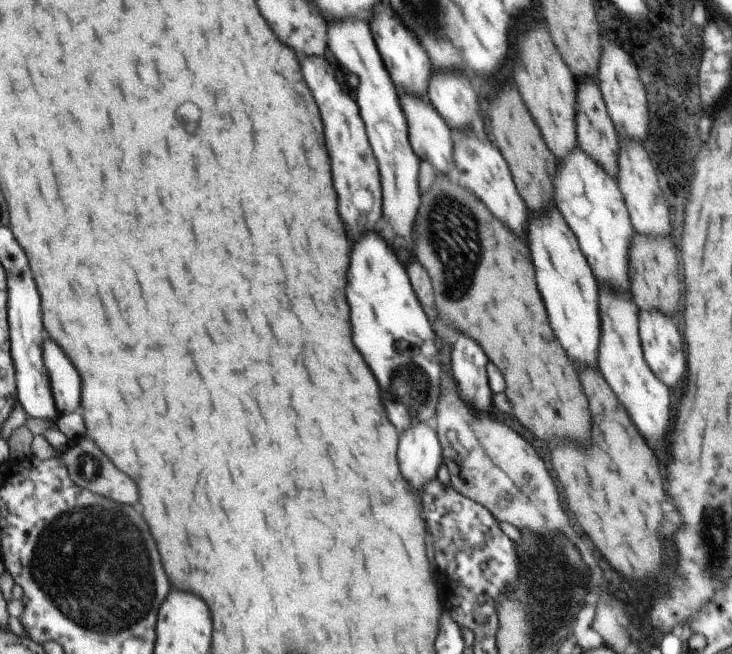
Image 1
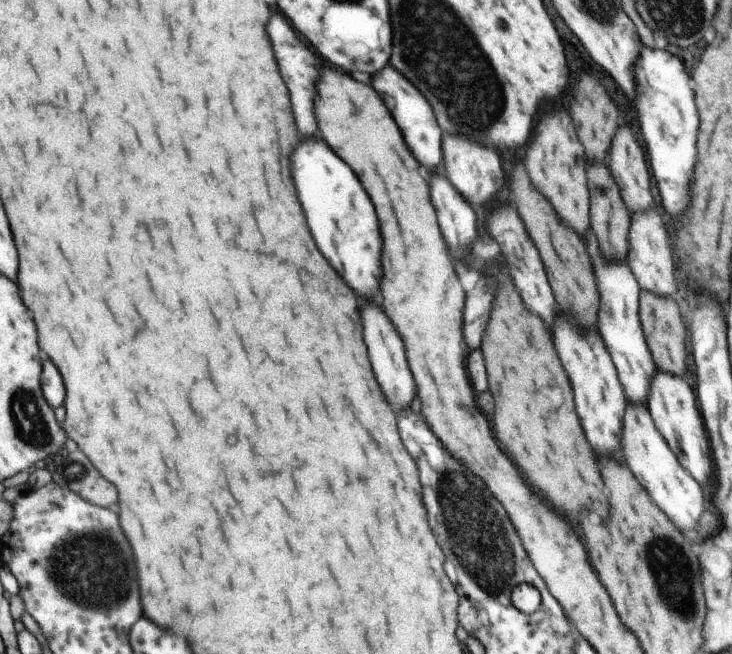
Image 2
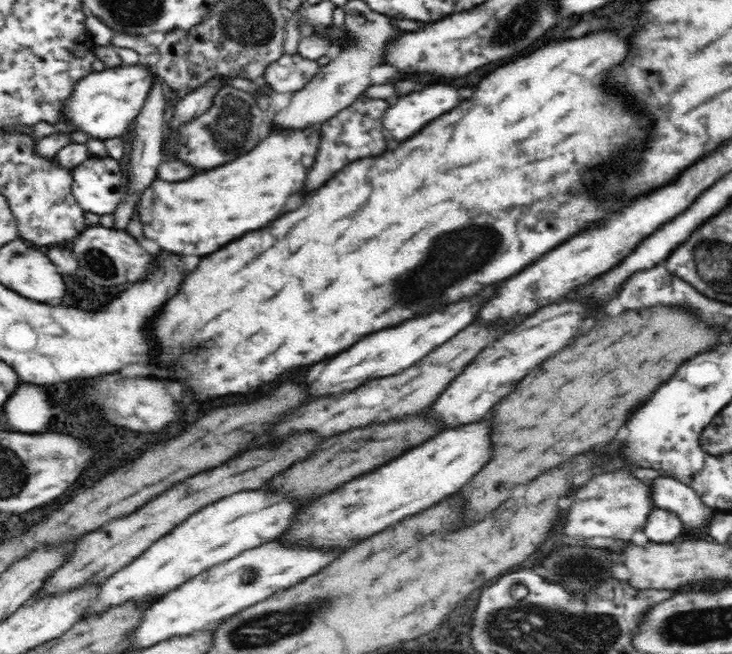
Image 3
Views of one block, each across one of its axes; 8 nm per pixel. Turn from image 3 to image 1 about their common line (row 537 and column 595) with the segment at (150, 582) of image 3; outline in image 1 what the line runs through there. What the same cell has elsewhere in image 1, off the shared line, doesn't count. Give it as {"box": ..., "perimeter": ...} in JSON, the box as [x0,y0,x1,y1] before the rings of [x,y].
{"box":[554,146,635,292],"perimeter":[[[576,146],[565,158],[557,160],[557,171],[554,174],[554,204],[577,237],[599,286],[628,292],[629,242],[635,232],[615,177],[610,176],[589,153],[583,152],[583,148]]]}

